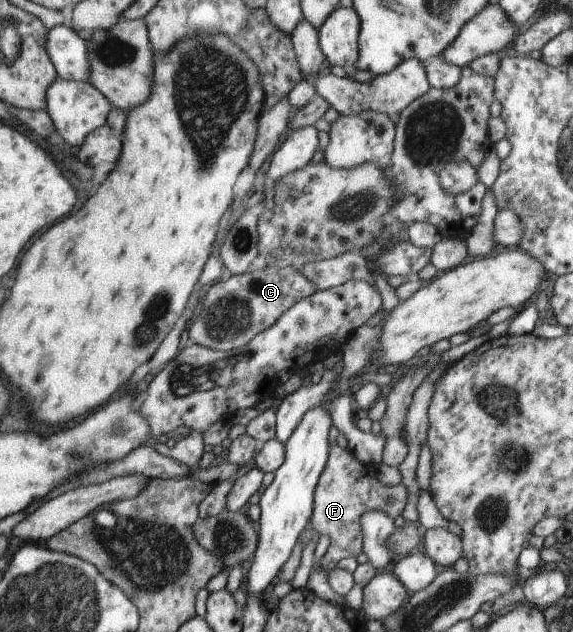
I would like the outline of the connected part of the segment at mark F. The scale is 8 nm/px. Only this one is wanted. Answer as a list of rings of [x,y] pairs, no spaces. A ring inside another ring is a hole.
[[[330,445],[327,465],[315,487],[314,509],[310,519],[316,533],[320,536],[329,535],[330,545],[326,553],[317,560],[318,566],[323,570],[333,571],[344,557],[357,557],[362,552],[360,519],[365,511],[379,509],[391,518],[402,515],[407,503],[407,489],[401,483],[388,487],[379,480],[373,479],[376,469],[377,467],[361,463],[348,447]],[[345,467],[351,467],[351,469],[345,469]]]

